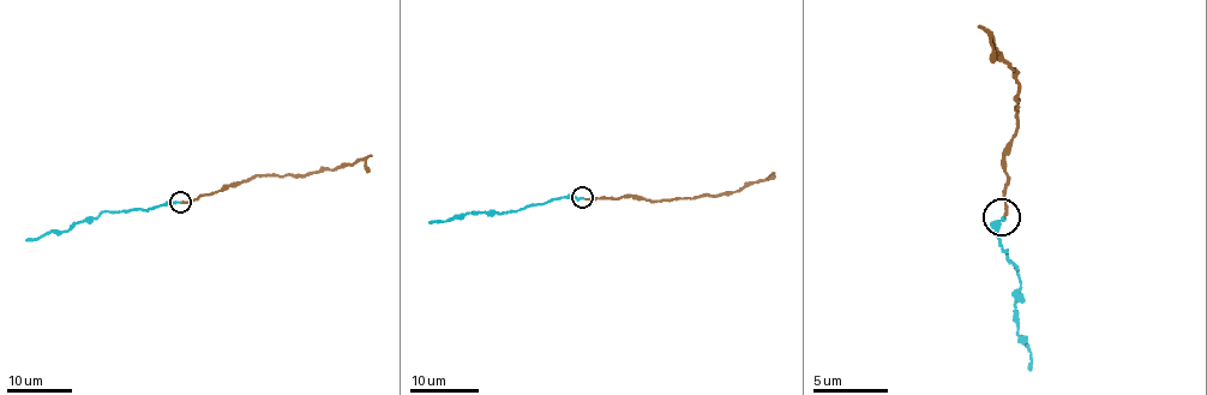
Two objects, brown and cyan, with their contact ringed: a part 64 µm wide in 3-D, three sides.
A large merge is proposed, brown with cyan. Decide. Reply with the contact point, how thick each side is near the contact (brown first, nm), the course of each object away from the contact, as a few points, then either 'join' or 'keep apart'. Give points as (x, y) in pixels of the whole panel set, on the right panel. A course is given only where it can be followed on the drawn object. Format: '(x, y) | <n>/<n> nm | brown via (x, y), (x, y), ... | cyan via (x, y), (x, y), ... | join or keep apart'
(1002, 217) | 160/220 nm | brown via (1003, 217), (1010, 181), (1004, 163), (1018, 93), (1014, 67), (991, 39), (990, 61) | cyan via (1002, 219), (995, 235), (1016, 273), (1019, 291), (1012, 310), (1016, 333), (1030, 355), (1032, 370) | join

